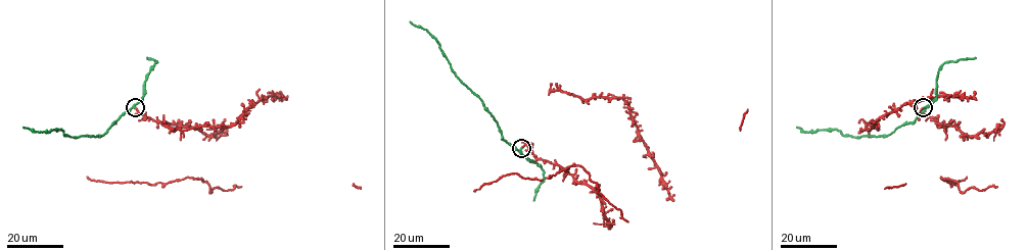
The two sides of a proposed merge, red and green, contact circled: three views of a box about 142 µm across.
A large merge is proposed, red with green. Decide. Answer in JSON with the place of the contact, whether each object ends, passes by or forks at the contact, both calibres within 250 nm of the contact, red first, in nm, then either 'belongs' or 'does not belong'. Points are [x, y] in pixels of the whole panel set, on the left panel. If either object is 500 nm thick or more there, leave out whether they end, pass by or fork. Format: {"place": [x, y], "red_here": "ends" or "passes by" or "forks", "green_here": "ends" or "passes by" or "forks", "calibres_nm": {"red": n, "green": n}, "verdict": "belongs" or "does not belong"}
{"place": [135, 107], "red_here": "ends", "green_here": "ends", "calibres_nm": {"red": 280, "green": 140}, "verdict": "does not belong"}

